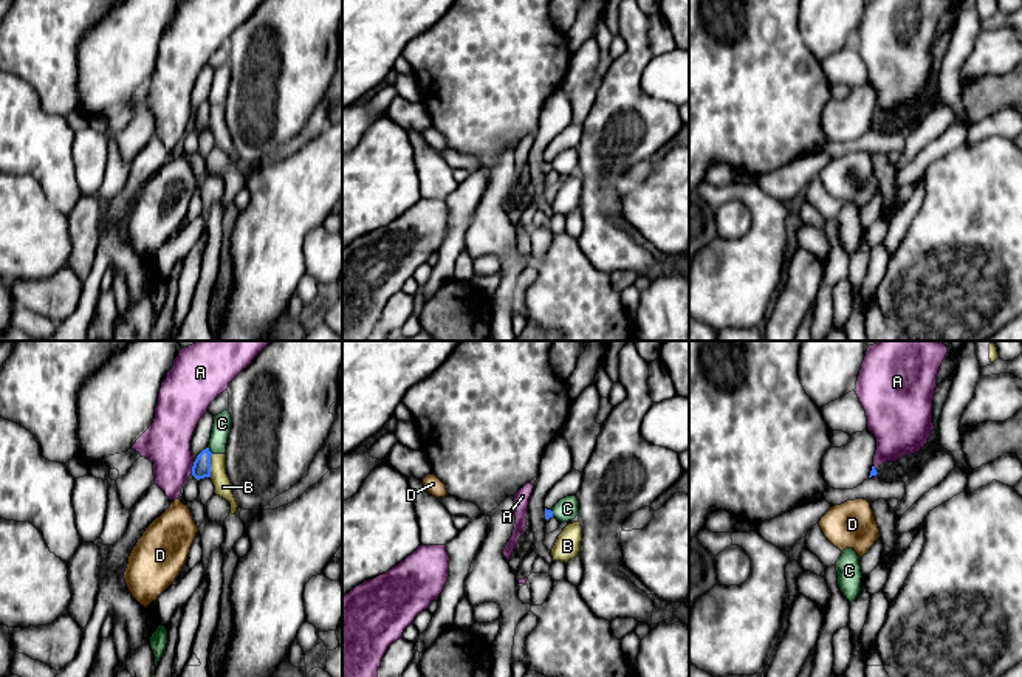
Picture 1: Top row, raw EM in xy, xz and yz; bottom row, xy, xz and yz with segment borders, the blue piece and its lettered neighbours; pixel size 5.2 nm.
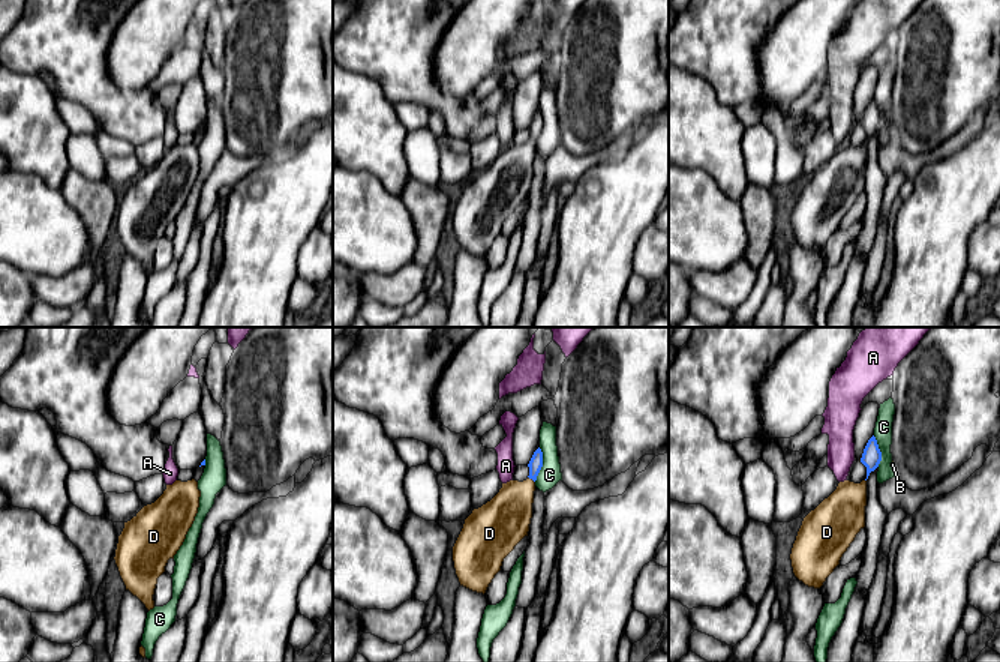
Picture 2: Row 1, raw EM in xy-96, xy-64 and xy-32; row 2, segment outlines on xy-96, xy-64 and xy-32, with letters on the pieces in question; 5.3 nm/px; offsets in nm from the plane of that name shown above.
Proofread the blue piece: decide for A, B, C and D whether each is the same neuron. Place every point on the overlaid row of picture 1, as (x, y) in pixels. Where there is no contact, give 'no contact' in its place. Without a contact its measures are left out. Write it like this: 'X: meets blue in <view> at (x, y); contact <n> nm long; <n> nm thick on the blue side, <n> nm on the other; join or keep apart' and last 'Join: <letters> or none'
A: meets blue in xy at (192, 468); contact 70 nm long; 100 nm thick on the blue side, 240 nm on the other; keep apart
B: meets blue in xy at (209, 465); contact 120 nm long; 100 nm thick on the blue side, 90 nm on the other; keep apart
C: meets blue in xy at (208, 450); contact 50 nm long; 100 nm thick on the blue side, 100 nm on the other; keep apart
D: meets blue in xz at (545, 513); contact 30 nm long; 50 nm thick on the blue side, 20 nm on the other; join
Join: D

